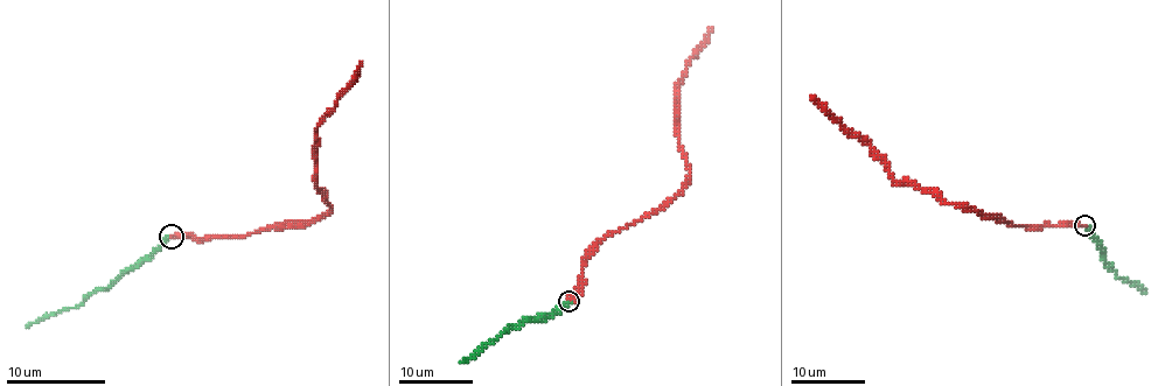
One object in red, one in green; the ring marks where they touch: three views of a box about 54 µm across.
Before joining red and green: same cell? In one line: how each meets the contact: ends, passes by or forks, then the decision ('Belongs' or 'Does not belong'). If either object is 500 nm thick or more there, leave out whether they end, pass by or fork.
At the ring red ends. At the ring green ends. Belongs

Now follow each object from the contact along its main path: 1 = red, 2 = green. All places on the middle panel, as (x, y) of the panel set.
1: (569, 300), (584, 259), (601, 240), (663, 209), (683, 187), (689, 166), (678, 142), (678, 86), (710, 27)
2: (569, 301), (548, 315), (528, 318), (520, 325), (509, 325), (460, 363)

